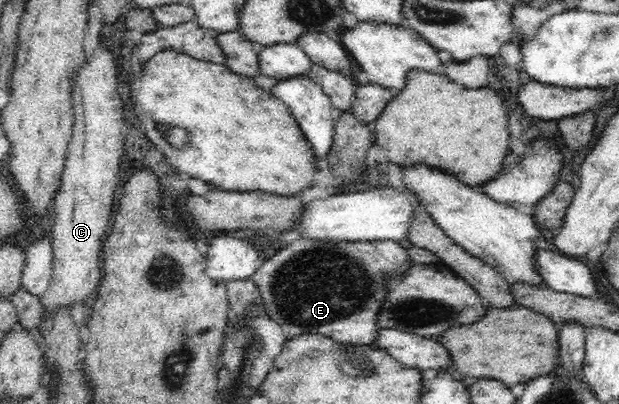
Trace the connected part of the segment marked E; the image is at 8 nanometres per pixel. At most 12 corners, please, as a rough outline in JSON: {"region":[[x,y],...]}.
{"region":[[296,236],[257,268],[287,338],[319,332],[403,366],[490,306],[399,241]]}

